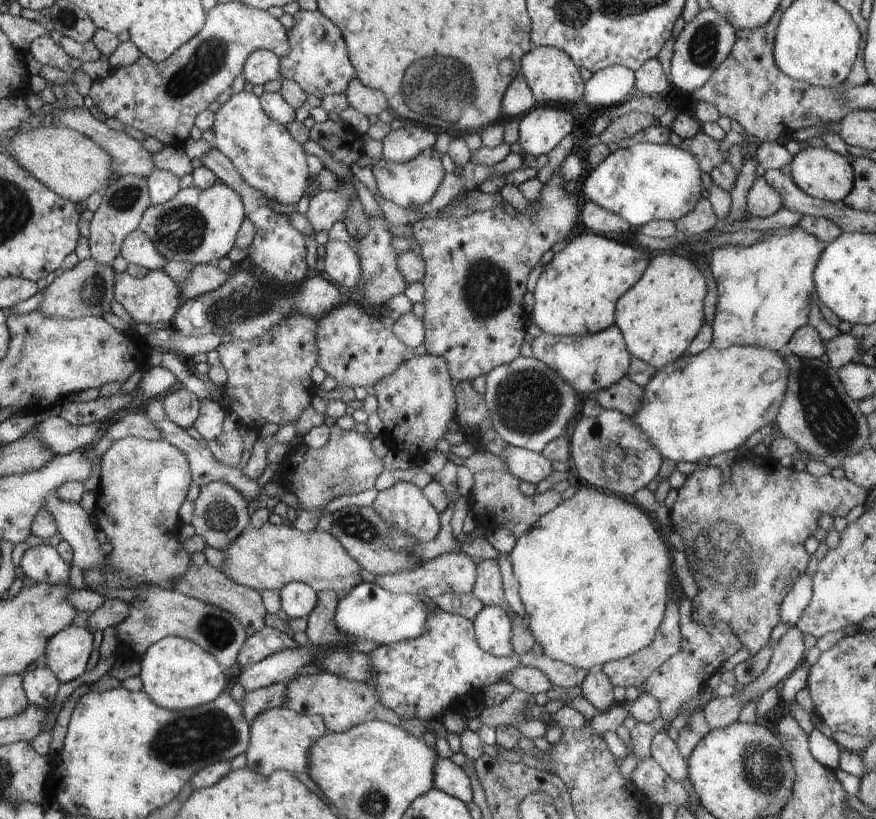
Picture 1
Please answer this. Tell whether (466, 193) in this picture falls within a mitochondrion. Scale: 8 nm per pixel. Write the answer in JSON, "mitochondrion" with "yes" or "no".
{"mitochondrion":"no"}

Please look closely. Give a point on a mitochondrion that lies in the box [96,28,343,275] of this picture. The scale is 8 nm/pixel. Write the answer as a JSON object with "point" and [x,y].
{"point":[209,57]}

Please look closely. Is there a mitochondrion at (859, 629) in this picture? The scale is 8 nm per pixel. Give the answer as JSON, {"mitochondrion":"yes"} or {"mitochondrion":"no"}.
{"mitochondrion":"no"}

